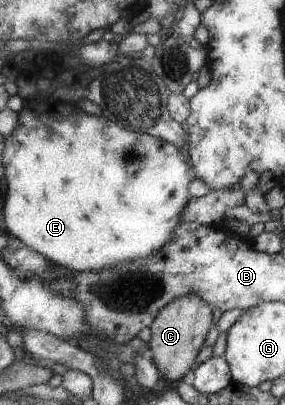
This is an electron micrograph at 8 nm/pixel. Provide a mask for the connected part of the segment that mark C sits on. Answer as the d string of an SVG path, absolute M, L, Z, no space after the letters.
M185 294L180 298L175 298L169 305L163 307L153 318L150 329L150 340L148 349L153 352L152 360L157 367L162 382L171 384L173 380L189 374L191 364L197 355L205 333L209 331L213 323L213 311L211 307L197 294Z

